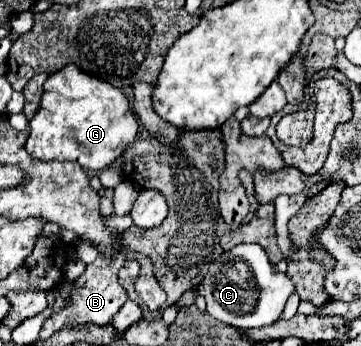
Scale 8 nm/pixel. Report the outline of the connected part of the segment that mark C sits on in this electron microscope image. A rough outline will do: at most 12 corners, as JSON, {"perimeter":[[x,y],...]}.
{"perimeter":[[259,244],[211,262],[197,290],[223,324],[279,320],[291,280]]}

